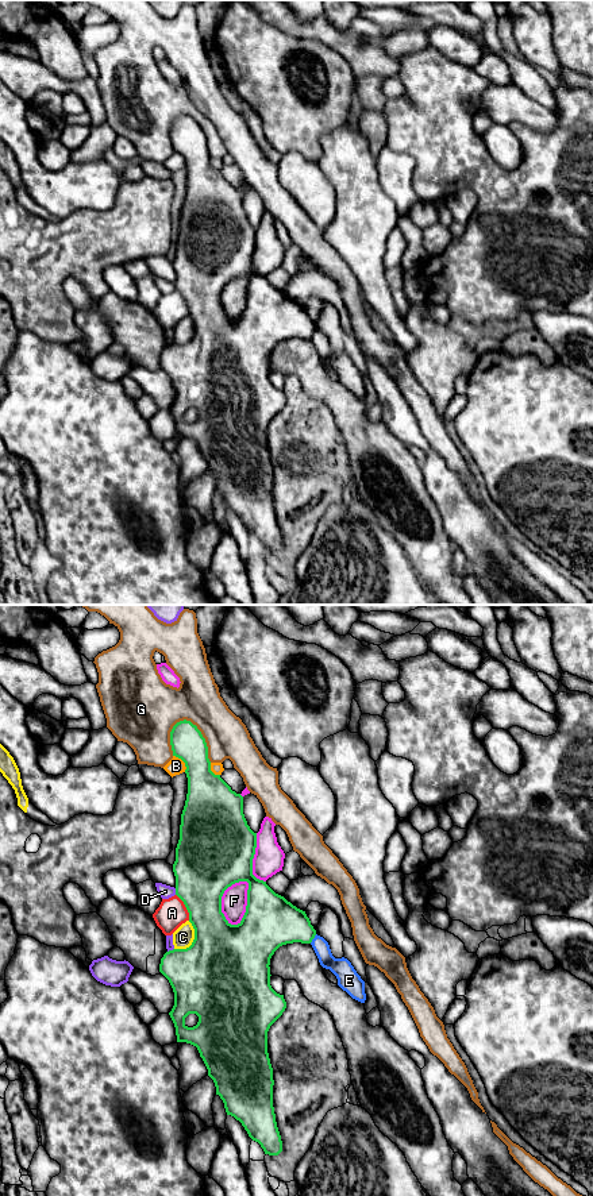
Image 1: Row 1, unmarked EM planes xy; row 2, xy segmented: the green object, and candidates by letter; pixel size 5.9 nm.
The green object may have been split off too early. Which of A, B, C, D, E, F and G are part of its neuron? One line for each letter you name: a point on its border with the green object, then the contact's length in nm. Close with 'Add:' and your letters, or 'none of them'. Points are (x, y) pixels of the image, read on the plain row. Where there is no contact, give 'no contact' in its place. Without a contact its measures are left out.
Add: none of them

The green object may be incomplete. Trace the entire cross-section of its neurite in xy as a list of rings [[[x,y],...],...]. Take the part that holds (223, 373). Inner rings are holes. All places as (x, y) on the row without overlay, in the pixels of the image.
[[[186,115],[177,117],[170,127],[170,140],[173,151],[181,154],[186,162],[188,189],[173,267],[176,290],[189,308],[195,335],[189,343],[169,346],[161,354],[159,367],[174,387],[174,401],[169,410],[176,423],[177,437],[197,443],[227,510],[242,518],[265,549],[278,551],[282,536],[273,502],[274,475],[267,448],[267,427],[285,406],[286,397],[270,381],[269,360],[280,342],[311,339],[316,325],[305,306],[253,270],[257,228],[244,213],[243,192],[211,166],[208,142],[197,121]],[[239,277],[249,278],[247,301],[242,316],[231,320],[222,308],[222,292]],[[189,409],[199,412],[193,423],[185,420]]]

